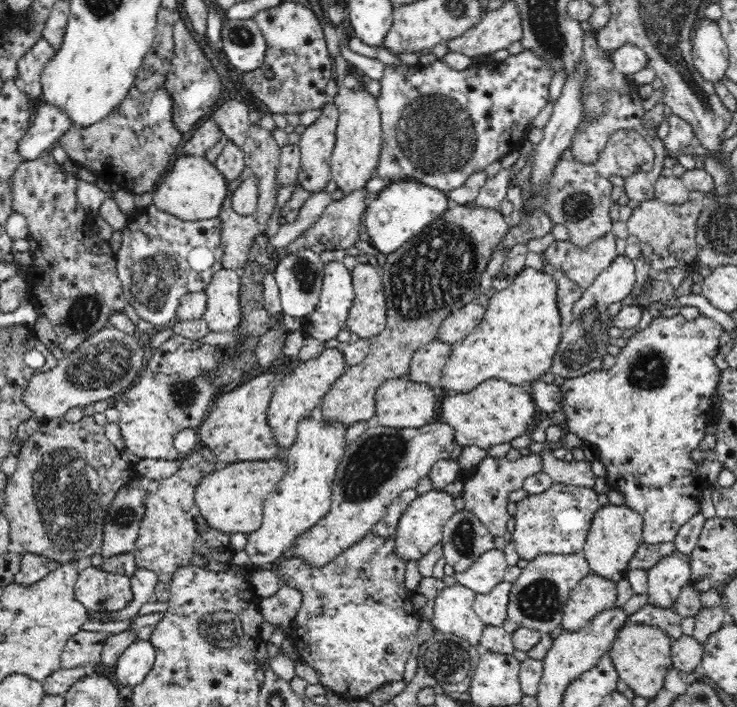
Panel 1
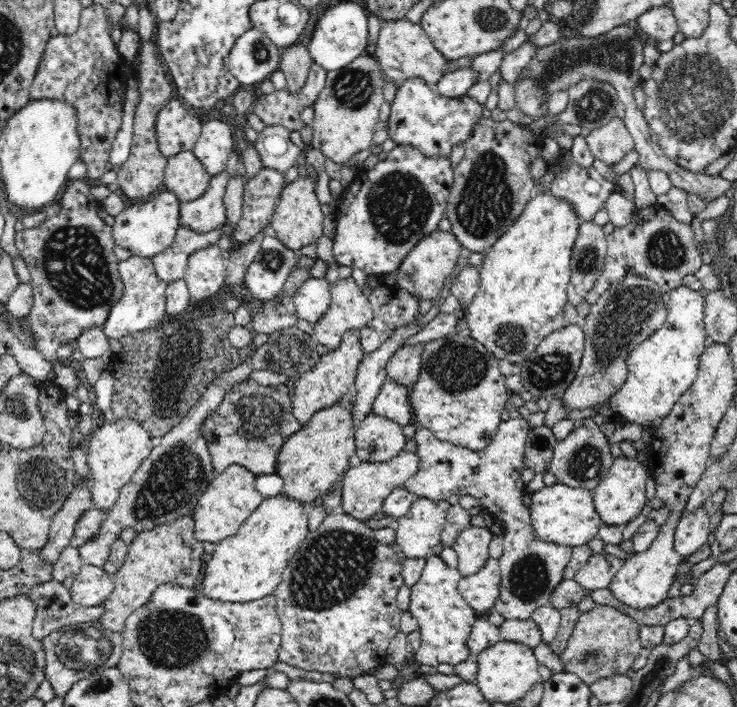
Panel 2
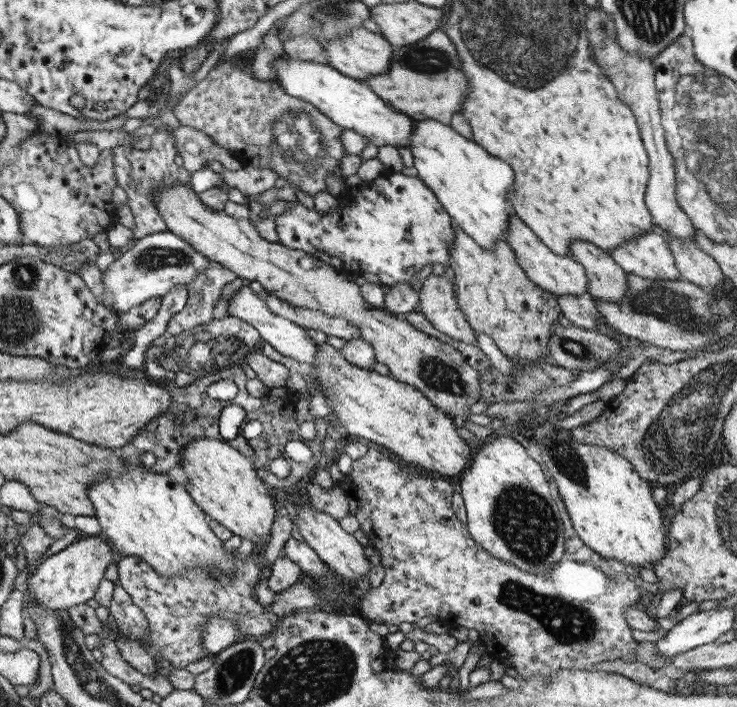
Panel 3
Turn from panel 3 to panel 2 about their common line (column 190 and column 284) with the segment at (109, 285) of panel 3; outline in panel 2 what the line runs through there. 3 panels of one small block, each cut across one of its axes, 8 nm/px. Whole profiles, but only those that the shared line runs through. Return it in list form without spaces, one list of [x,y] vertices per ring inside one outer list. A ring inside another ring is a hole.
[[[267,232],[244,278],[244,287],[256,302],[273,301],[280,296],[290,272],[298,264],[298,255]]]

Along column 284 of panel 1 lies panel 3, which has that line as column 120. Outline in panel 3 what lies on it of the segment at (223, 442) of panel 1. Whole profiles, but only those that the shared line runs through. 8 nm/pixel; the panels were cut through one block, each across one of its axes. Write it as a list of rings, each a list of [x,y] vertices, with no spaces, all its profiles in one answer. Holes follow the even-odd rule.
[[[231,366],[226,370],[211,373],[210,375],[201,375],[193,383],[190,383],[190,385],[186,385],[184,387],[178,387],[178,385],[176,384],[169,385],[169,383],[161,382],[162,386],[166,387],[169,390],[169,393],[171,394],[171,399],[173,400],[173,402],[171,402],[171,405],[169,406],[166,412],[163,412],[160,416],[157,416],[157,418],[155,418],[154,420],[151,420],[151,422],[147,424],[147,426],[145,426],[145,428],[143,428],[143,430],[141,430],[128,444],[124,445],[120,449],[119,455],[122,456],[122,458],[124,458],[124,460],[126,461],[132,461],[133,463],[138,463],[138,460],[140,460],[140,456],[142,454],[144,454],[145,452],[152,452],[152,454],[156,456],[156,462],[152,467],[149,468],[149,471],[153,473],[168,473],[170,472],[170,470],[172,470],[172,468],[182,467],[184,469],[184,472],[186,472],[186,478],[188,479],[187,481],[188,484],[186,484],[185,489],[188,491],[188,494],[190,494],[190,496],[192,497],[192,500],[194,500],[194,502],[208,515],[209,518],[212,518],[216,522],[219,522],[220,524],[222,524],[223,527],[228,528],[228,530],[231,530],[233,534],[237,534],[242,539],[247,538],[252,540],[252,542],[255,544],[258,550],[258,554],[260,554],[260,552],[262,552],[262,550],[264,550],[264,548],[270,542],[270,530],[272,528],[272,523],[274,522],[274,519],[278,515],[277,503],[275,502],[274,498],[272,498],[272,496],[270,495],[269,487],[274,486],[274,488],[292,488],[292,490],[294,490],[294,488],[298,488],[298,486],[300,486],[300,480],[302,480],[302,478],[306,478],[308,474],[312,476],[312,472],[314,472],[315,469],[317,469],[318,467],[324,466],[325,456],[323,455],[322,439],[324,439],[324,433],[326,433],[326,422],[316,421],[318,419],[315,419],[310,414],[310,412],[308,411],[308,404],[310,400],[298,399],[298,397],[296,397],[292,392],[287,394],[286,397],[274,397],[274,395],[272,395],[271,393],[265,394],[264,397],[261,397],[260,399],[258,399],[257,397],[253,397],[252,395],[247,393],[246,385],[245,385],[247,379],[248,378],[246,377],[245,374],[243,374],[243,371],[240,368],[240,366]],[[225,378],[231,378],[237,384],[237,387],[238,387],[237,395],[232,400],[226,400],[226,401],[214,400],[213,398],[210,398],[207,393],[208,386],[210,386],[213,382],[218,382],[219,380],[224,380]],[[229,404],[240,405],[246,411],[245,422],[243,422],[243,426],[239,428],[239,434],[236,435],[236,438],[233,438],[232,440],[223,438],[223,436],[220,434],[219,424],[218,424],[220,413],[222,412],[222,410],[224,410],[224,407],[228,406]],[[250,420],[259,420],[263,426],[263,431],[261,432],[261,435],[259,435],[257,438],[254,438],[254,439],[246,439],[246,437],[242,435],[243,428],[246,422],[250,422]],[[310,420],[314,420],[316,422],[316,428],[318,428],[319,437],[314,439],[314,441],[304,441],[304,439],[298,433],[298,430],[300,430],[300,424],[302,424],[302,422],[308,422]],[[290,440],[304,441],[307,444],[307,446],[309,446],[310,450],[312,450],[312,457],[307,463],[297,463],[295,461],[292,462],[292,468],[291,468],[292,474],[290,474],[288,478],[286,479],[276,478],[276,476],[269,469],[270,463],[272,462],[272,460],[274,460],[274,458],[278,458],[280,456],[283,456],[284,458],[286,458],[286,460],[289,460],[287,455],[284,453],[284,446],[287,442],[290,442]]]

